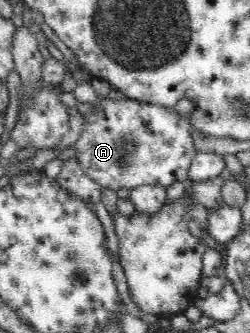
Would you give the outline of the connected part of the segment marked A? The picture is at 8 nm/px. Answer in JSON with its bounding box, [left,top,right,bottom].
[75,97,196,191]

